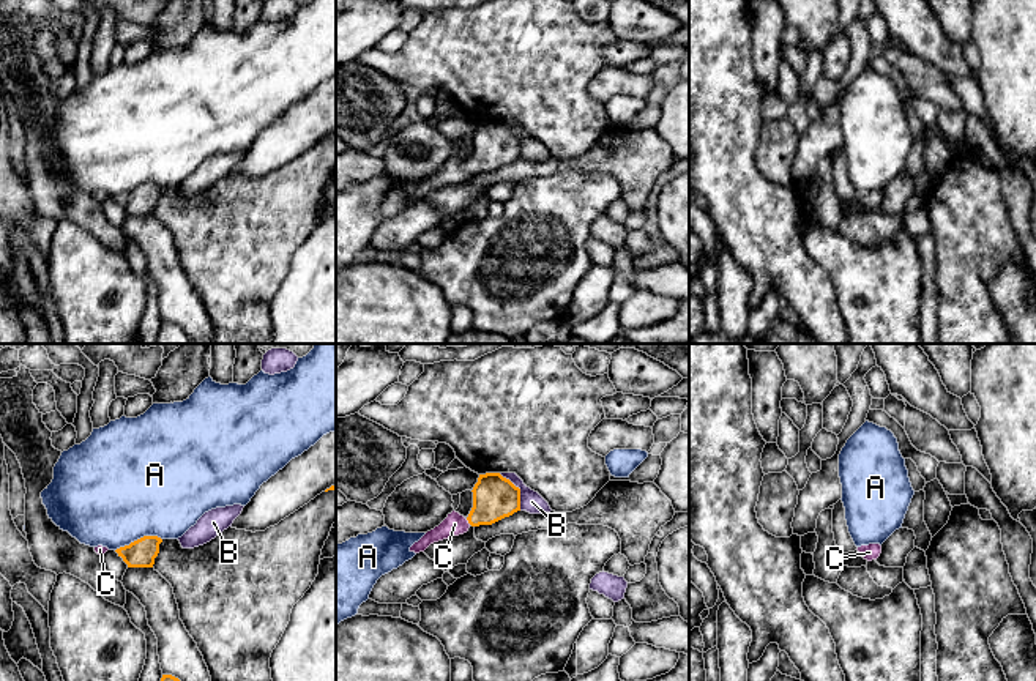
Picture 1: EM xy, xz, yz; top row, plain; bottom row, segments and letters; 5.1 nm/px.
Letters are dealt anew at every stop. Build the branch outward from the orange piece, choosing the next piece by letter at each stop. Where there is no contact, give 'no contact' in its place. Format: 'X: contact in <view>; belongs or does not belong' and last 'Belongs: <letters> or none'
A: contact in xy; does not belong
B: contact in xz; does not belong
C: contact in xz; belongs
Belongs: C

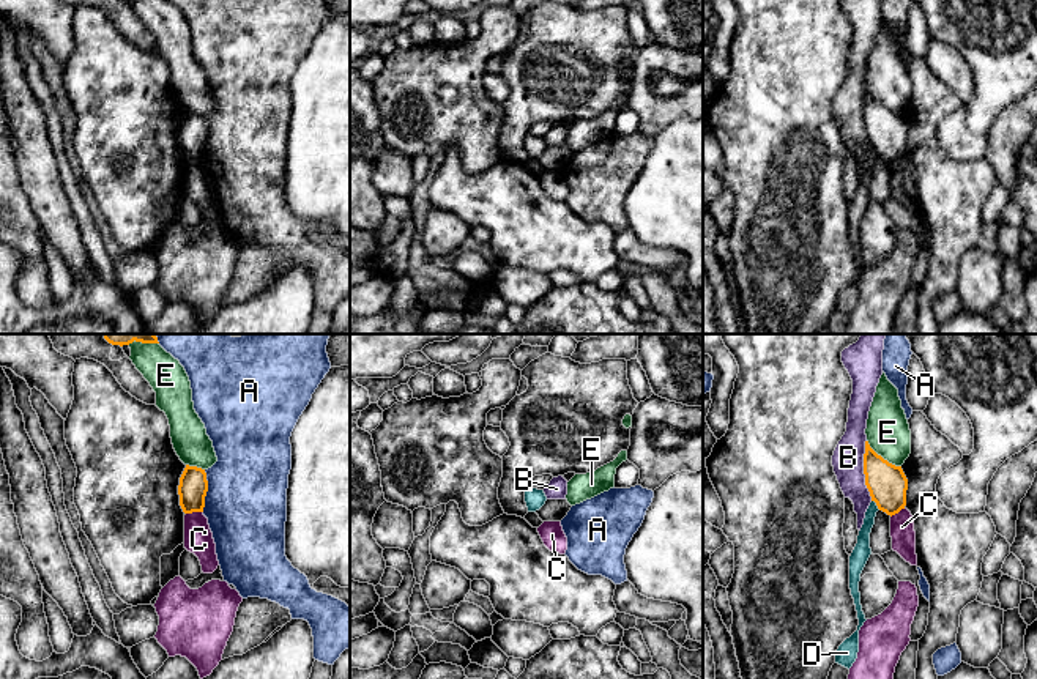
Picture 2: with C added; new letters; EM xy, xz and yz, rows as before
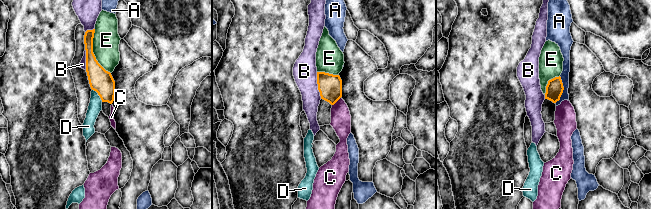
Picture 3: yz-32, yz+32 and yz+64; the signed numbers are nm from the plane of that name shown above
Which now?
A: contact in xy; does not belong
B: contact in yz; does not belong
C: contact in xy; does not belong
D: contact in yz; does not belong
E: contact in yz; does not belong
Belongs: none

